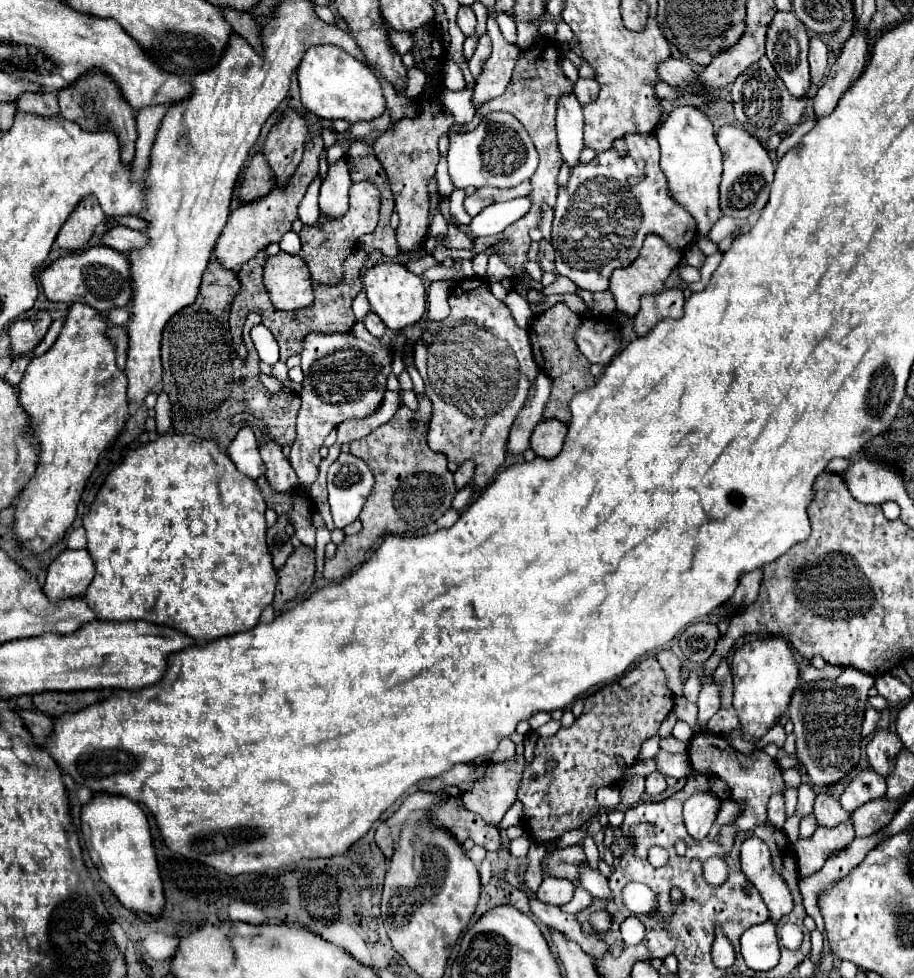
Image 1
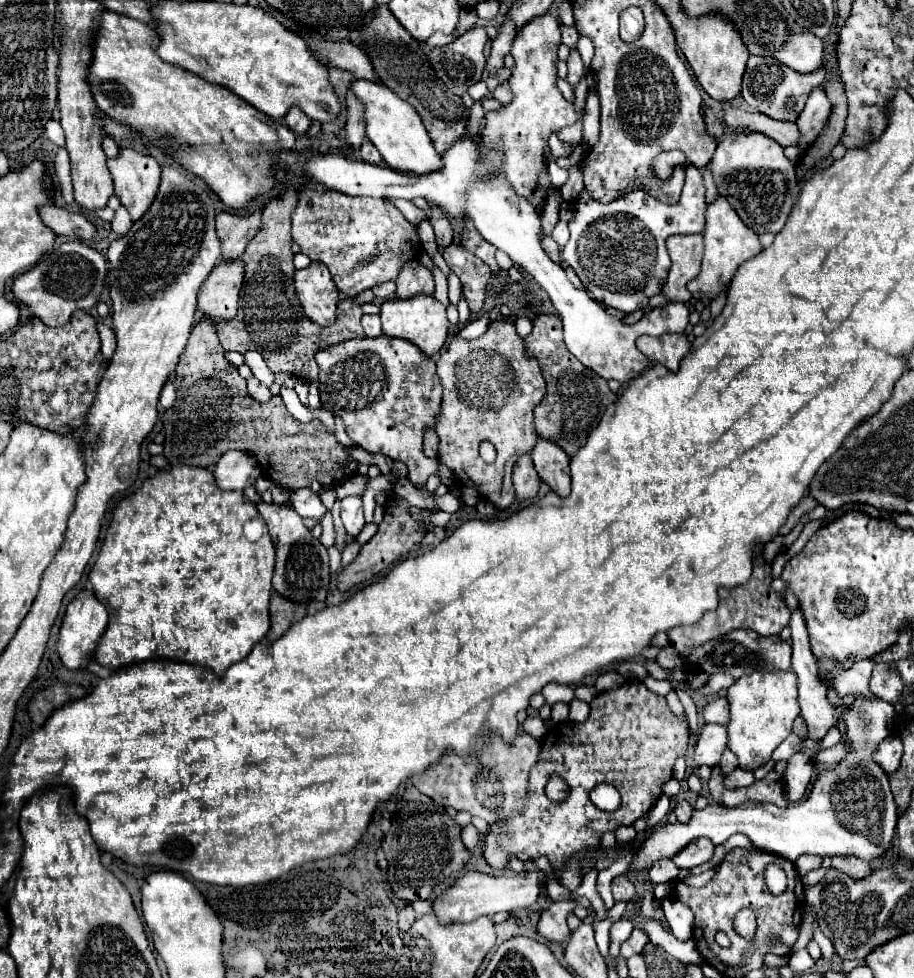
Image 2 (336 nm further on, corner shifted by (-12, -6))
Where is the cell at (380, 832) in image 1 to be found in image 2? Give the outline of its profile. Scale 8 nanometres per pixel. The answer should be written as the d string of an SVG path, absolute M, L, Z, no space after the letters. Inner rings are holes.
M406 903L406 905L402 907L402 911L398 913L398 927L400 927L400 931L402 931L402 933L408 931L408 927L414 923L414 919L416 919L416 913L414 913L414 909L412 909L412 903Z

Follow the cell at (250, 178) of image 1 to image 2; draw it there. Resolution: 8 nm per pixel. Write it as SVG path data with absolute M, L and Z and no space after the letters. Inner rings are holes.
M252 209L248 215L222 213L216 217L216 233L222 241L222 257L236 259L244 253L250 239L260 231L262 211Z

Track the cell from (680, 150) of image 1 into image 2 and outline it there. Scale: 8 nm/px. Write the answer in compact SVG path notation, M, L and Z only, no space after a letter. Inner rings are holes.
M716 195L712 203L706 205L706 227L704 227L704 259L700 275L688 283L688 291L702 291L708 297L716 297L720 291L726 291L730 279L734 277L738 265L762 251L758 235L748 229L740 217L736 217L734 209L724 201L724 197Z

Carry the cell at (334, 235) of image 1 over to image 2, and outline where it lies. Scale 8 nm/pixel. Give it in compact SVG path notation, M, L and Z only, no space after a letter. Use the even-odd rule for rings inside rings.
M314 181L300 187L300 201L292 213L292 239L304 255L330 269L334 285L350 299L376 283L396 281L402 263L416 259L422 249L416 227L390 201L350 197Z

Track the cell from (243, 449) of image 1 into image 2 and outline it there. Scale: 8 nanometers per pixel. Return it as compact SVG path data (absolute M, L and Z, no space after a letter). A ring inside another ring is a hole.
M228 451L220 457L214 469L214 477L220 489L230 491L244 491L246 487L254 485L256 479L262 475L258 461L246 451Z

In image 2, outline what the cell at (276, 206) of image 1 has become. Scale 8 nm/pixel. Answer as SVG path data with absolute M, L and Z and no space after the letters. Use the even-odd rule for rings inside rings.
M222 261L212 269L198 293L198 309L210 319L232 319L244 279L244 261Z

